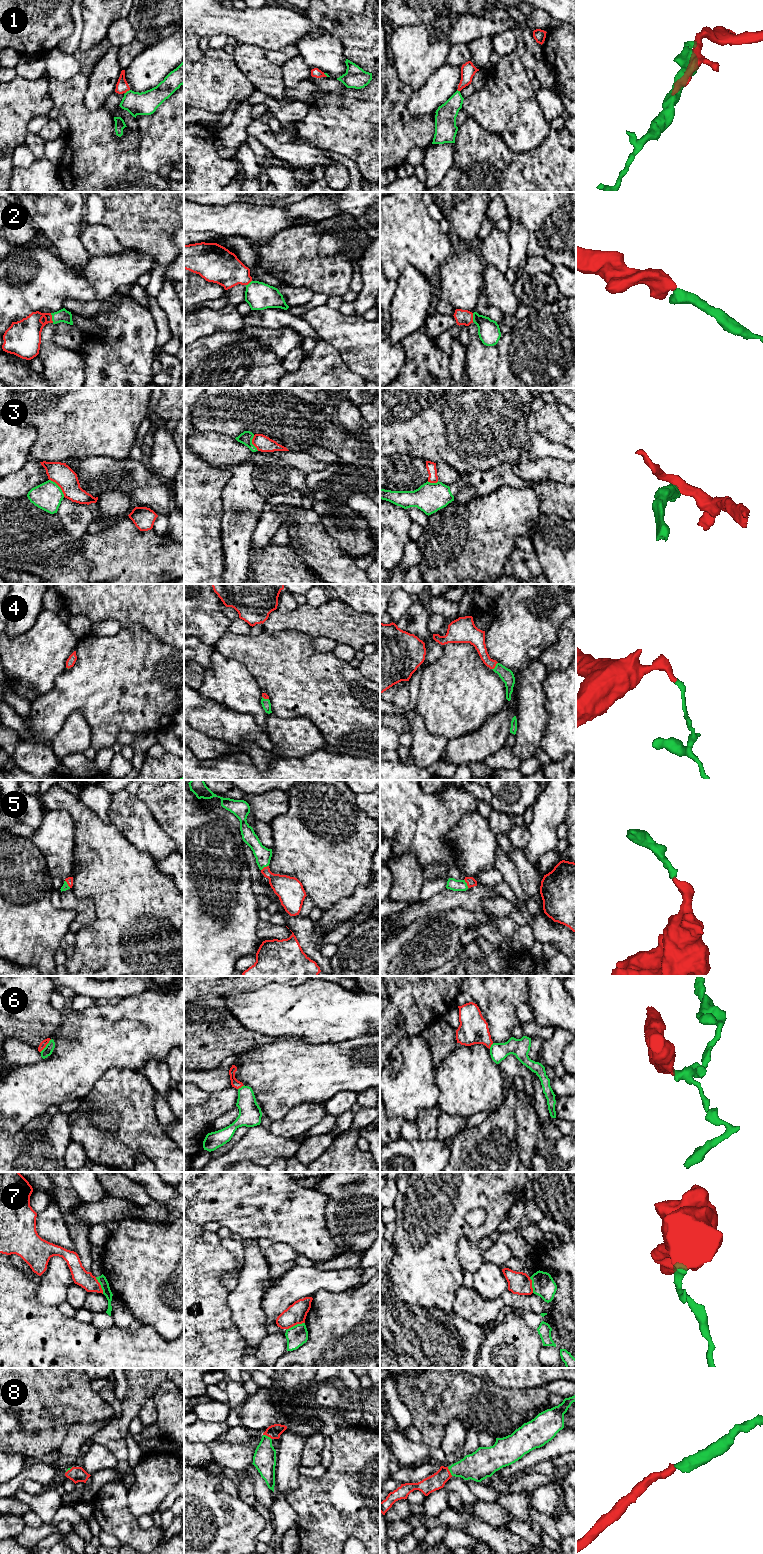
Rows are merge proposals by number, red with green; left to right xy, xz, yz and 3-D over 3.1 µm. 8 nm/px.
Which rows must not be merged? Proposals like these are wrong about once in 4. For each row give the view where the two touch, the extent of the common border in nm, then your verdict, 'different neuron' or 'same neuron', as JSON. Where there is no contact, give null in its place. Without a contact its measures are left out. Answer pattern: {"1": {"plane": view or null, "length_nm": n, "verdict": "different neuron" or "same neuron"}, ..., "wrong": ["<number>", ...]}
{"1": {"plane": "xy", "length_nm": 50, "verdict": "different neuron"}, "2": {"plane": "xy", "length_nm": 80, "verdict": "same neuron"}, "3": {"plane": "xy", "length_nm": 190, "verdict": "different neuron"}, "4": {"plane": "yz", "length_nm": 80, "verdict": "same neuron"}, "5": {"plane": "yz", "length_nm": 80, "verdict": "same neuron"}, "6": {"plane": "xy", "length_nm": 140, "verdict": "different neuron"}, "7": {"plane": "xz", "length_nm": 160, "verdict": "different neuron"}, "8": {"plane": "xz", "length_nm": 80, "verdict": "same neuron"}, "wrong": ["1", "3", "6", "7"]}

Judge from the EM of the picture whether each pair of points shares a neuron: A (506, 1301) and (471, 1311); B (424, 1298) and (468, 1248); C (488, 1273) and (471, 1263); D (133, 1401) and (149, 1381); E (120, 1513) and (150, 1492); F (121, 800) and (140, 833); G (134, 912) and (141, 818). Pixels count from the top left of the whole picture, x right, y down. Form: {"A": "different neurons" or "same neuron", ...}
{"A": "same neuron", "B": "different neurons", "C": "different neurons", "D": "same neuron", "E": "different neurons", "F": "same neuron", "G": "different neurons"}

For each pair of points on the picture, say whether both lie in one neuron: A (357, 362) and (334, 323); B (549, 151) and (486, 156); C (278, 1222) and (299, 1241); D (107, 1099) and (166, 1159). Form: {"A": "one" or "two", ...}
{"A": "one", "B": "one", "C": "one", "D": "one"}

